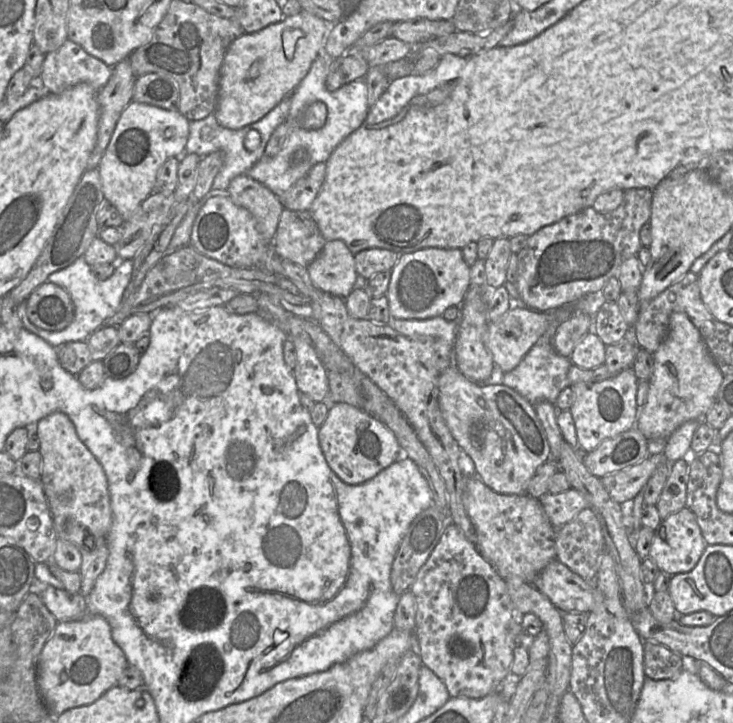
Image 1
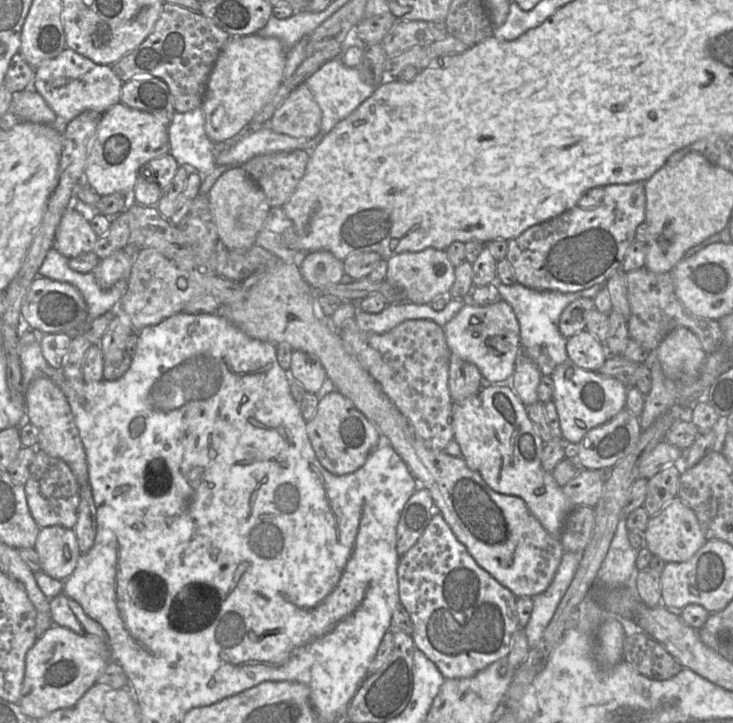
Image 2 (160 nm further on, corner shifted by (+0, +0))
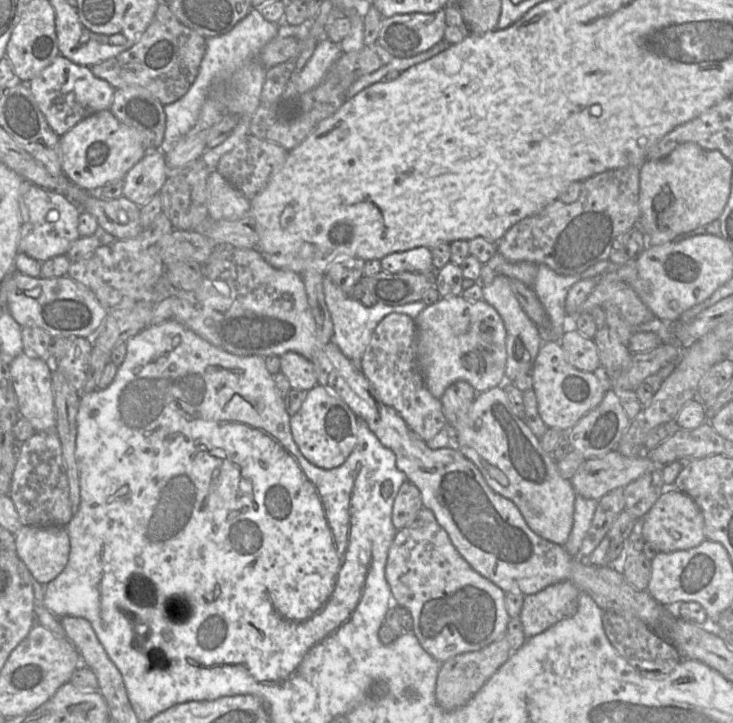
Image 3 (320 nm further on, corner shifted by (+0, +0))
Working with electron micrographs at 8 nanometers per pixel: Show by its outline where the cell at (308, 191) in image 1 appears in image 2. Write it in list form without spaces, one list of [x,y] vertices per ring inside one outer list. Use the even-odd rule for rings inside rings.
[[[301,149],[255,156],[240,167],[262,189],[271,207],[282,207],[303,177],[309,152]]]

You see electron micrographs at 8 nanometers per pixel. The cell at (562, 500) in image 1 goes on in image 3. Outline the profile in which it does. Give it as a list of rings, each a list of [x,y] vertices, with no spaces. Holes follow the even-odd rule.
[[[615,449],[601,457],[585,459],[570,482],[576,494],[600,500],[610,491],[623,488],[646,472],[661,470],[661,467],[645,454],[627,457]]]

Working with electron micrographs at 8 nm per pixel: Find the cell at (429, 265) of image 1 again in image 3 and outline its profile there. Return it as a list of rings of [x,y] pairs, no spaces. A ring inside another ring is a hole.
[[[423,246],[391,253],[380,259],[380,263],[382,270],[390,273],[434,271],[431,249]]]

